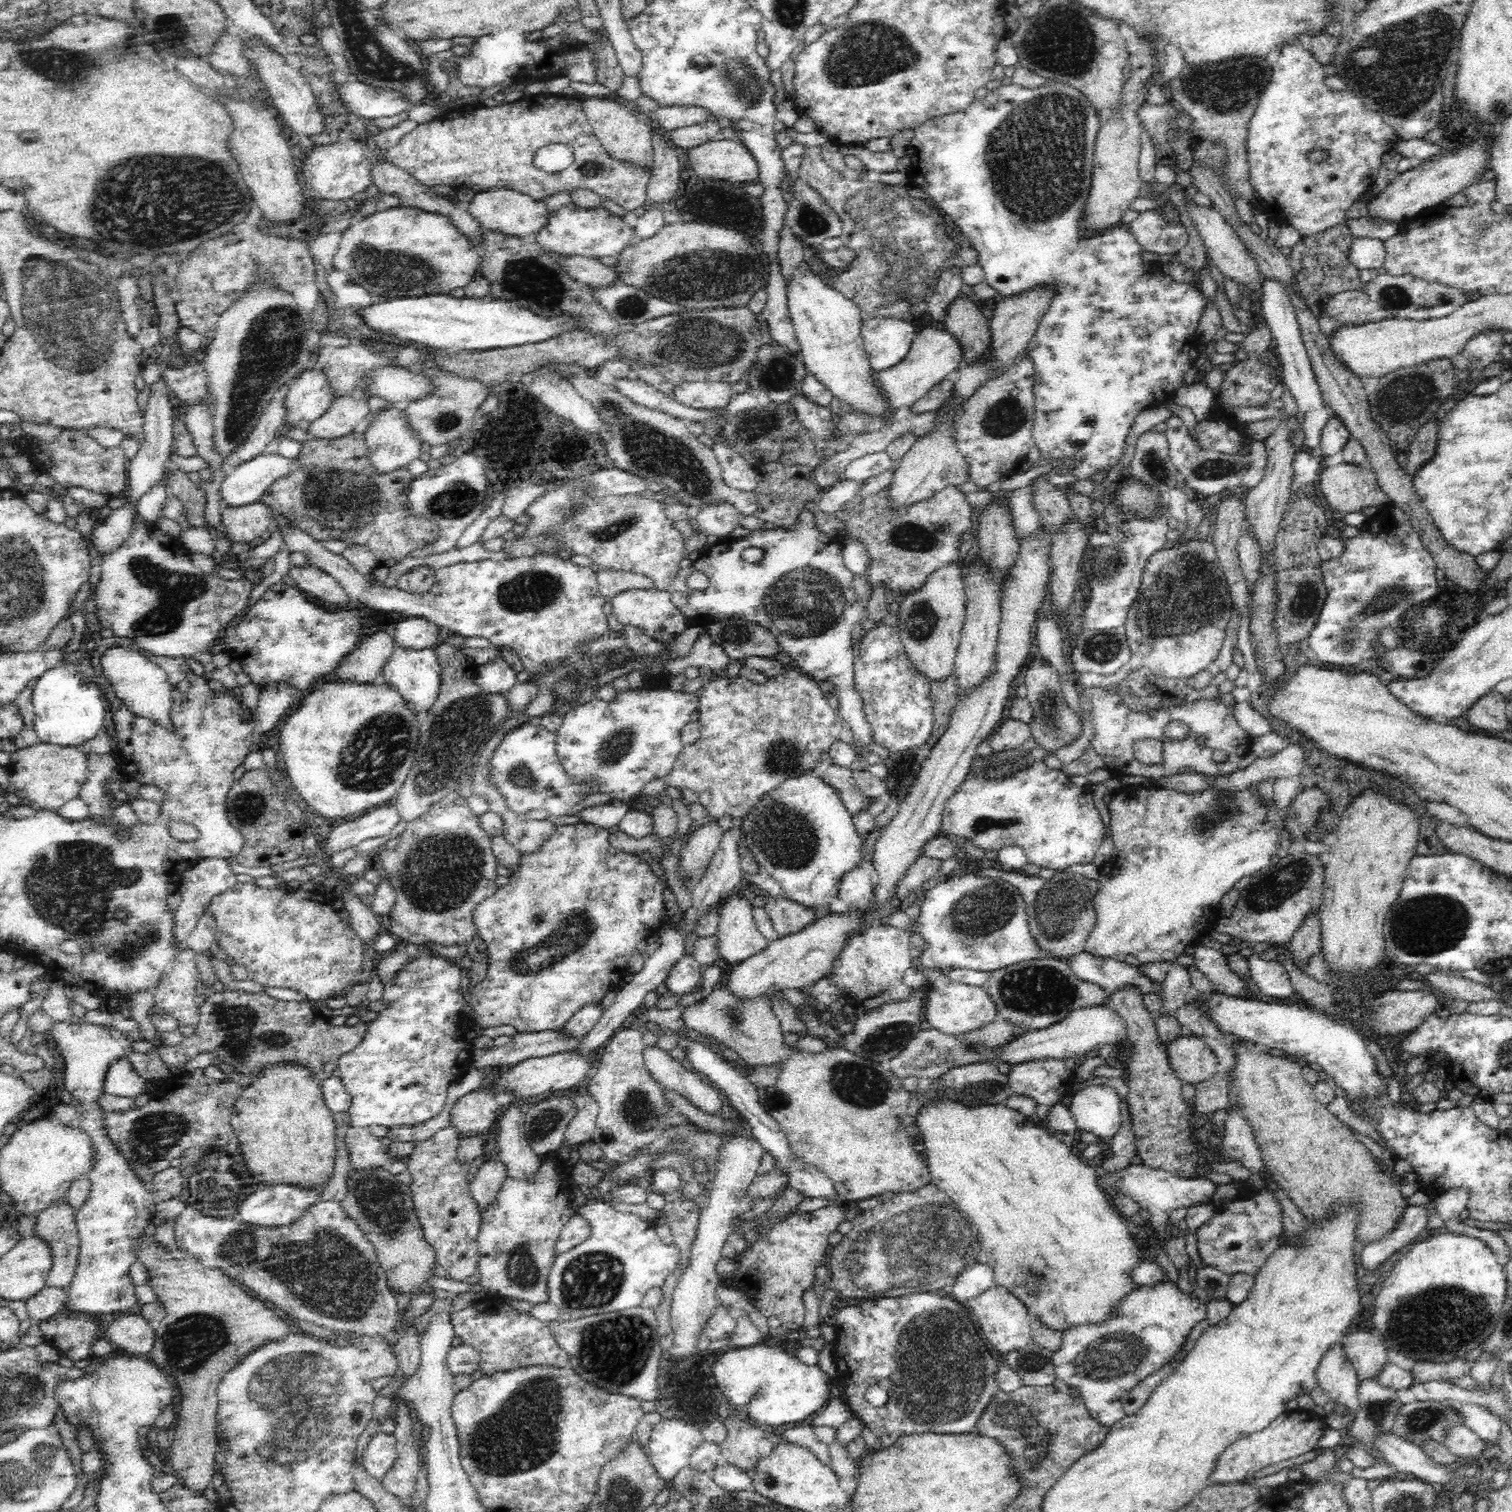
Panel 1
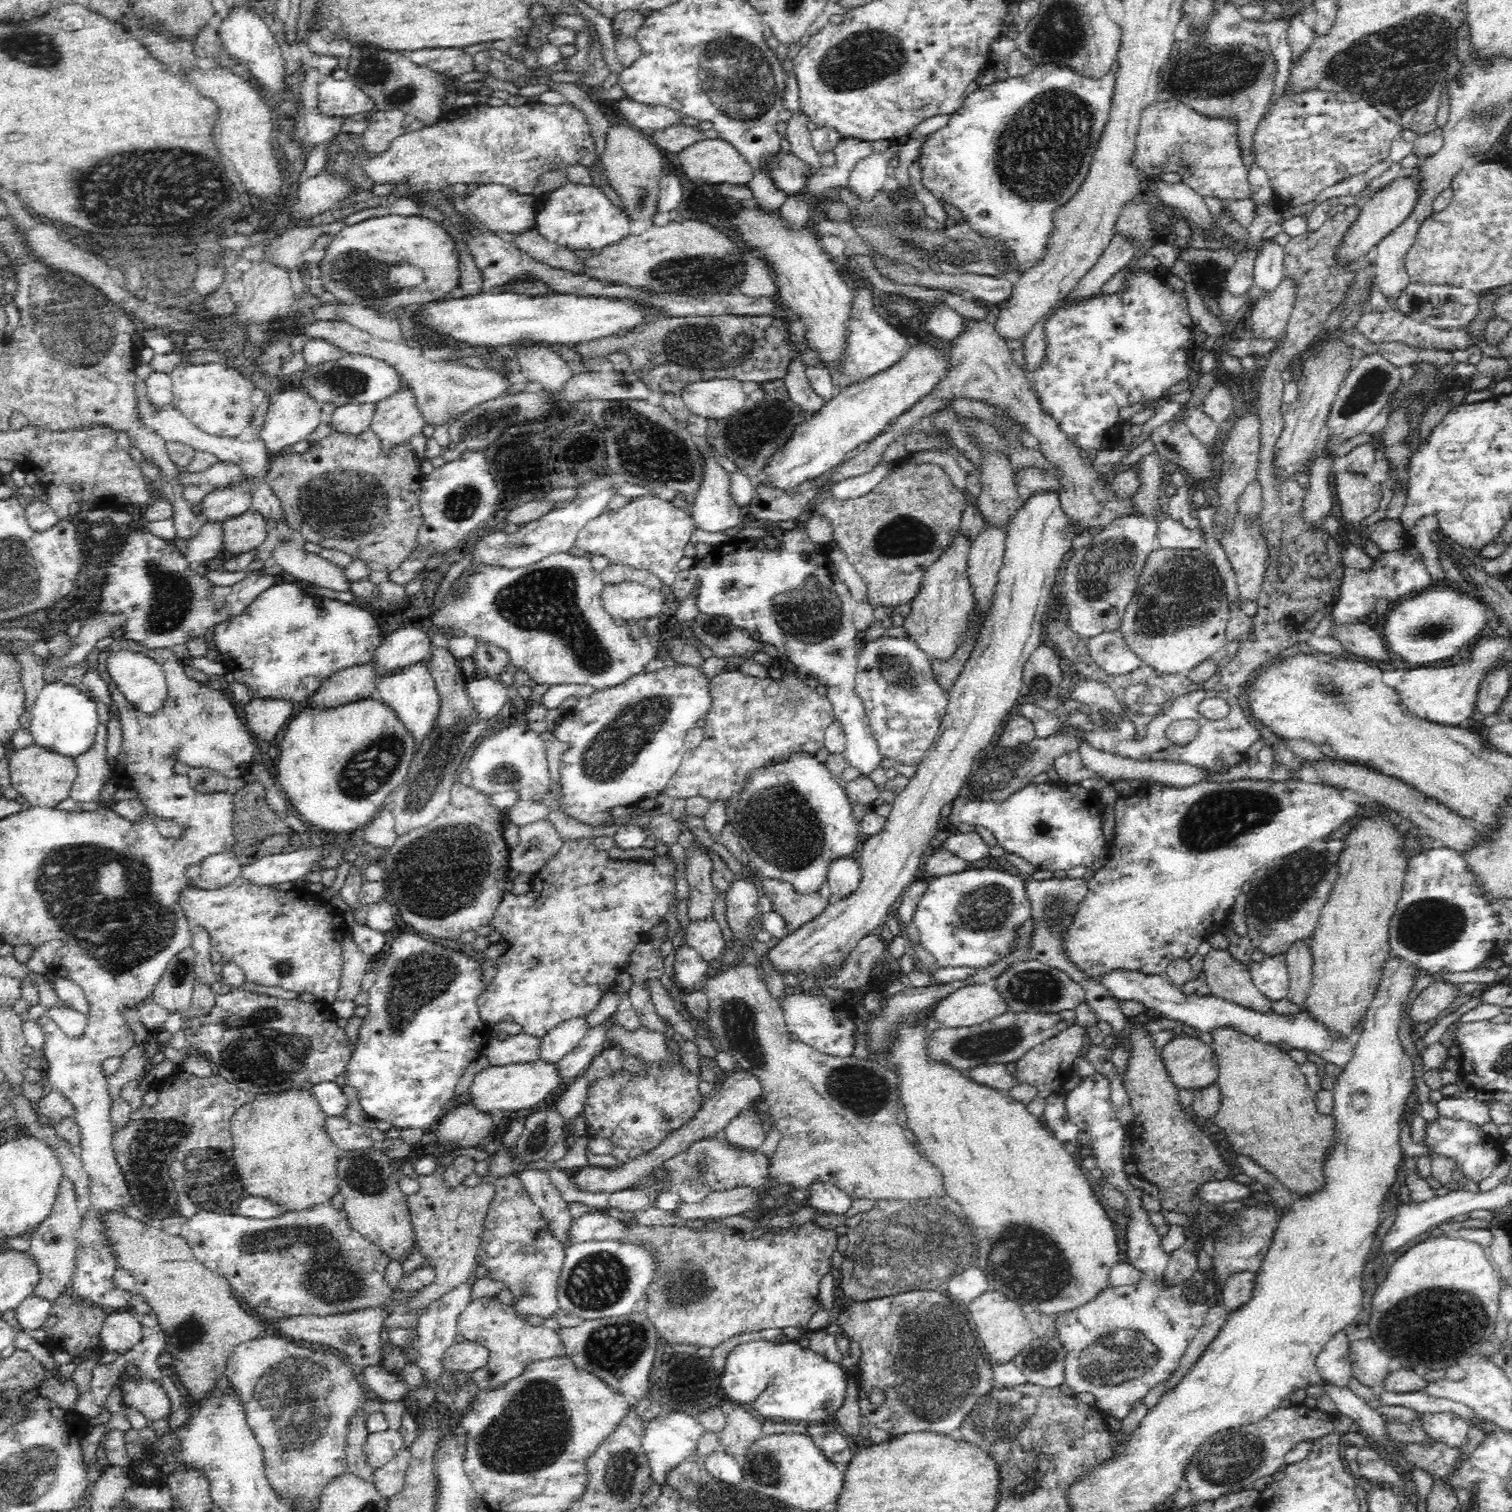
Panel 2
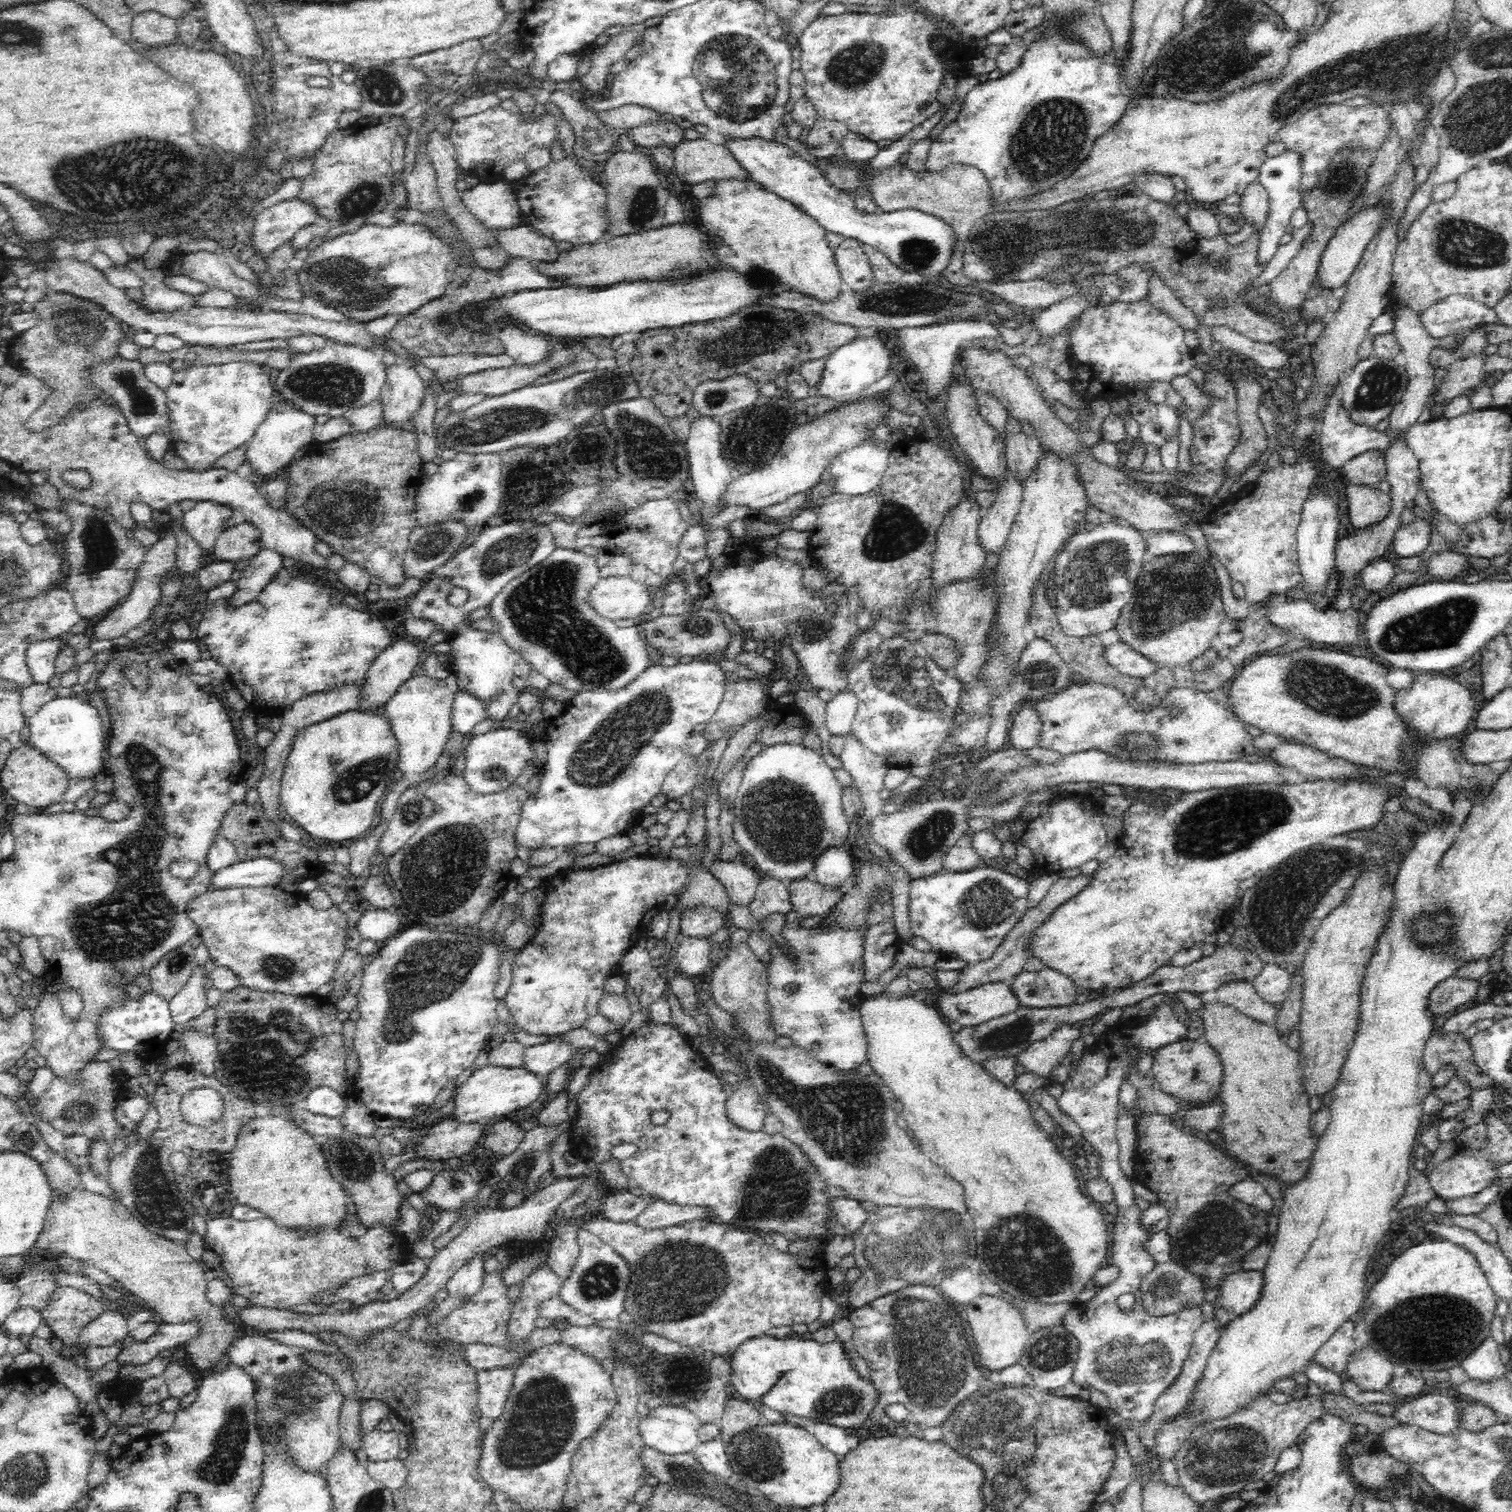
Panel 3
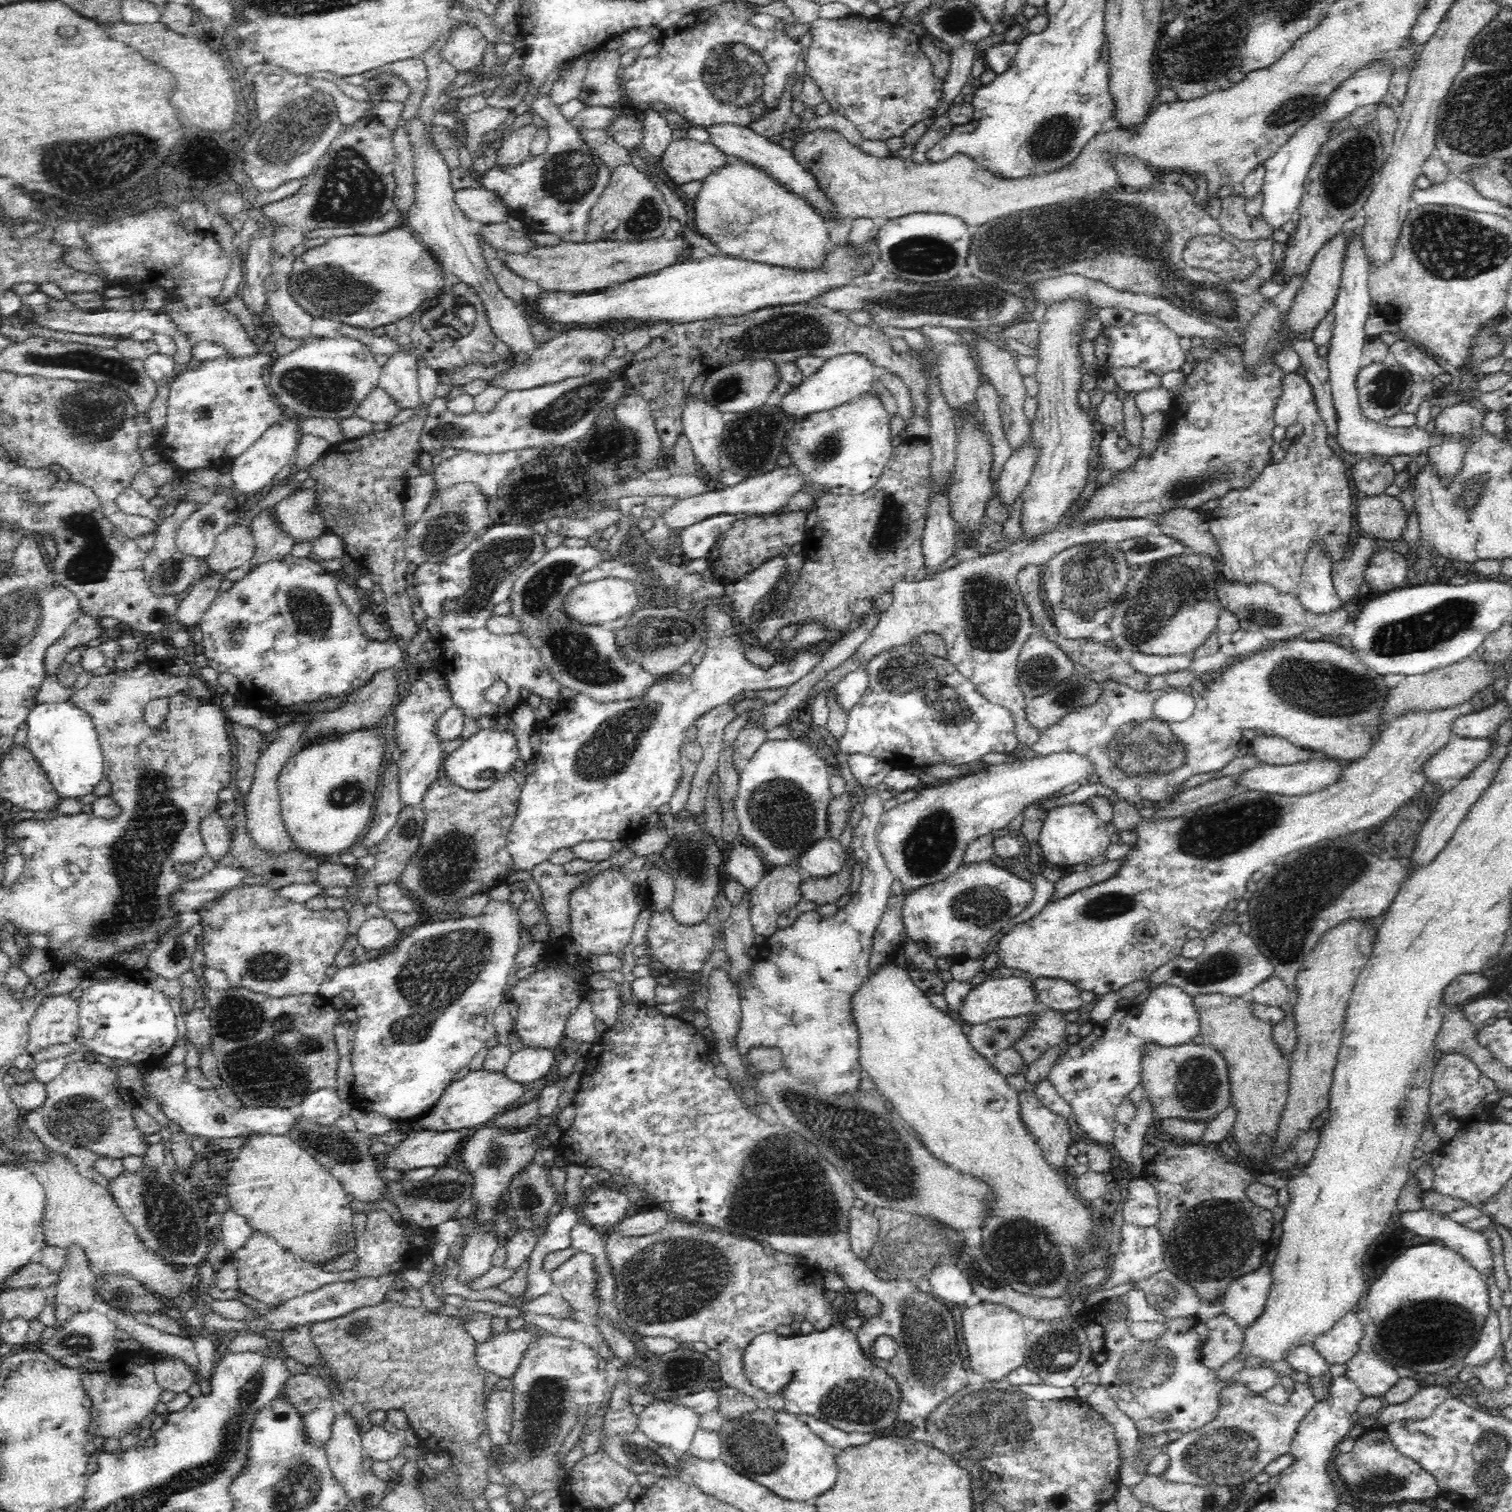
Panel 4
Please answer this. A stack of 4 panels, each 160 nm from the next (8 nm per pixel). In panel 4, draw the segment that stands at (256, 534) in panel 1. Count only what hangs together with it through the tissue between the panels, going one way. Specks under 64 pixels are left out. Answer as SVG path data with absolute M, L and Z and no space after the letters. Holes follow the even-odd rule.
M233 524L215 540L215 546L207 557L210 575L223 577L236 568L245 568L253 560L255 543L246 524Z

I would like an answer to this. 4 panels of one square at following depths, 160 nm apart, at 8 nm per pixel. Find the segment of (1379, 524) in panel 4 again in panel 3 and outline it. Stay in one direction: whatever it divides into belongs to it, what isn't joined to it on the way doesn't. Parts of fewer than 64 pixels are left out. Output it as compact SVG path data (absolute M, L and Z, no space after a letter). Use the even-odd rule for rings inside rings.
M1346 486L1346 500L1348 501L1348 516L1355 530L1368 529L1378 522L1386 520L1390 514L1392 497L1377 487Z

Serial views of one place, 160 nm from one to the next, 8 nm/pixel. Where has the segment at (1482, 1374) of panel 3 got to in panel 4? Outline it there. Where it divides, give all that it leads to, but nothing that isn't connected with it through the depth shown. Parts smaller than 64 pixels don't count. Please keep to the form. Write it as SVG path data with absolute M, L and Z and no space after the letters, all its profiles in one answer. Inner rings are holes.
M1491 1307L1486 1313L1485 1321L1475 1345L1465 1354L1463 1365L1472 1368L1494 1358L1500 1344L1500 1318Z

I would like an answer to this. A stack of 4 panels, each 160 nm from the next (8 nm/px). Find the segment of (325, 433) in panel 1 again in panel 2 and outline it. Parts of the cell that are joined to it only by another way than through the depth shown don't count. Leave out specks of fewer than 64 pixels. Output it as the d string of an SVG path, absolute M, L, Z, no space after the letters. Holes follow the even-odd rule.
M345 404L337 407L331 417L332 432L357 435L370 429L375 404Z

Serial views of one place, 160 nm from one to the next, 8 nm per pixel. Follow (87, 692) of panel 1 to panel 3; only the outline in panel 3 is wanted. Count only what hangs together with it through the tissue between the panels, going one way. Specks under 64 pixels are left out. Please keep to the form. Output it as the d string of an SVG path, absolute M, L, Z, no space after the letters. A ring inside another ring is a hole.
M57 696L27 718L30 729L30 738L27 742L61 768L69 782L90 780L96 778L103 768L104 734L101 718L102 715L96 706L87 704L79 697Z

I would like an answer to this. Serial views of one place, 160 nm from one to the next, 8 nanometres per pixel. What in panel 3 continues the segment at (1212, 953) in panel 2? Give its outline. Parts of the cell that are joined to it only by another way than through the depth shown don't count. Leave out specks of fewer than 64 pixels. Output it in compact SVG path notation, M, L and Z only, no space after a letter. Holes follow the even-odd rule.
M1230 982L1217 992L1218 1001L1230 1003L1247 1018L1263 1024L1274 1024L1278 1010L1266 1002L1252 986L1252 983Z

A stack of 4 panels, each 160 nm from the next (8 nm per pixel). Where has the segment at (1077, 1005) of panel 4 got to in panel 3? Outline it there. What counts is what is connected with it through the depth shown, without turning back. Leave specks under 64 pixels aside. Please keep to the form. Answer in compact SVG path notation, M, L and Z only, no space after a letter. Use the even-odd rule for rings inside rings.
M1042 967L1038 972L1020 972L1012 981L1021 1006L1049 1008L1071 1006L1076 1002L1076 987L1070 978Z

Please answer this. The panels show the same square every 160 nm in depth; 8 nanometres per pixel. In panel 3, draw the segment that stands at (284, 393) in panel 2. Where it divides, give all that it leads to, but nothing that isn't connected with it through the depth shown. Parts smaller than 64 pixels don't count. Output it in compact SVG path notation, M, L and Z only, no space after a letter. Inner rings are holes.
M279 398L275 406L258 426L256 434L247 442L245 465L249 466L250 473L266 480L277 476L299 457L299 451L313 441L313 428L316 426L315 417L302 410L298 410L290 402Z

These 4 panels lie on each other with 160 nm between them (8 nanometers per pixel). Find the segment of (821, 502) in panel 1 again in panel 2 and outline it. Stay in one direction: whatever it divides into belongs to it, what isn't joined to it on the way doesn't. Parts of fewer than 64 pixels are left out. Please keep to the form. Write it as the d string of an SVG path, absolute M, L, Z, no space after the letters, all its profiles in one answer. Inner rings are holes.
M882 459L870 472L853 480L836 484L830 487L827 493L842 500L862 498L880 484L880 481L889 473L889 469L890 462Z

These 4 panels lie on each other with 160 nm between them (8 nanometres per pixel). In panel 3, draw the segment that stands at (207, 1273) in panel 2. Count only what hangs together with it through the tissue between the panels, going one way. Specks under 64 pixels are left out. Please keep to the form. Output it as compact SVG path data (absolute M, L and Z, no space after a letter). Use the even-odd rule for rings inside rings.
M71 1188L66 1194L53 1193L46 1217L46 1226L42 1234L38 1236L36 1248L48 1248L62 1252L72 1258L78 1258L84 1262L92 1263L98 1270L101 1270L108 1278L117 1282L120 1290L131 1293L146 1302L159 1322L179 1323L192 1317L198 1317L202 1321L202 1332L185 1343L184 1350L191 1359L193 1368L201 1370L212 1370L220 1361L220 1358L227 1354L230 1343L238 1337L238 1327L228 1319L224 1313L224 1305L213 1306L206 1299L205 1273L207 1269L203 1263L198 1263L186 1251L180 1242L172 1242L161 1236L152 1234L142 1223L118 1200L102 1196L98 1192L84 1188Z

